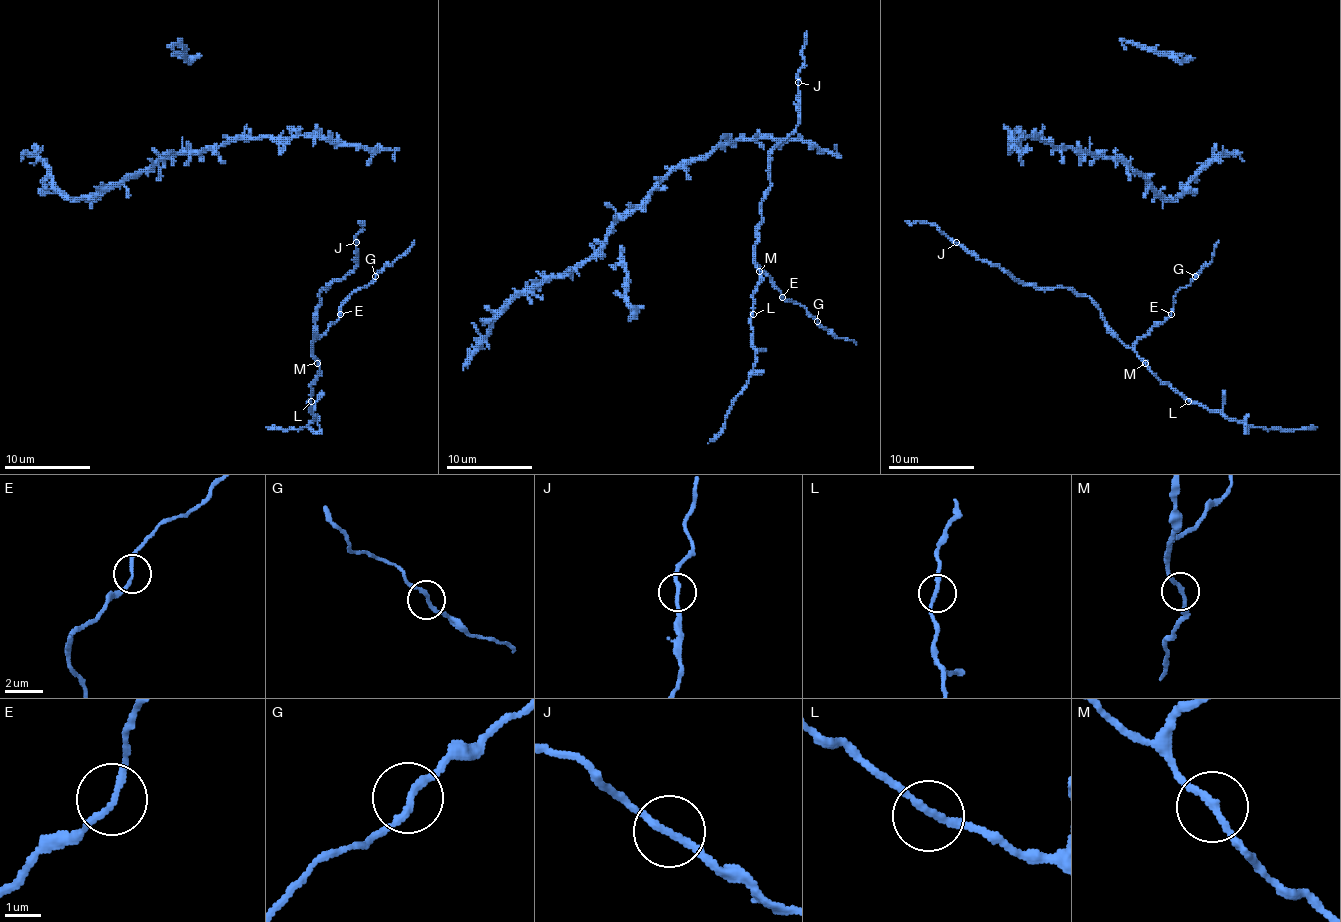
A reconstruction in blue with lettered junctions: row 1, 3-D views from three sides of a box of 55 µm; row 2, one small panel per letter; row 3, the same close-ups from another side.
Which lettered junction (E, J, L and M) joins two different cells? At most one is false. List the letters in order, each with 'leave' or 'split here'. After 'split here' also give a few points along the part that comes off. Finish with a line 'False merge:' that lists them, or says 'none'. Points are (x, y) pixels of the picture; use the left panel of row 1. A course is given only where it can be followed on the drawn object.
E: leave
J: leave
L: leave
M: leave
False merge: none

